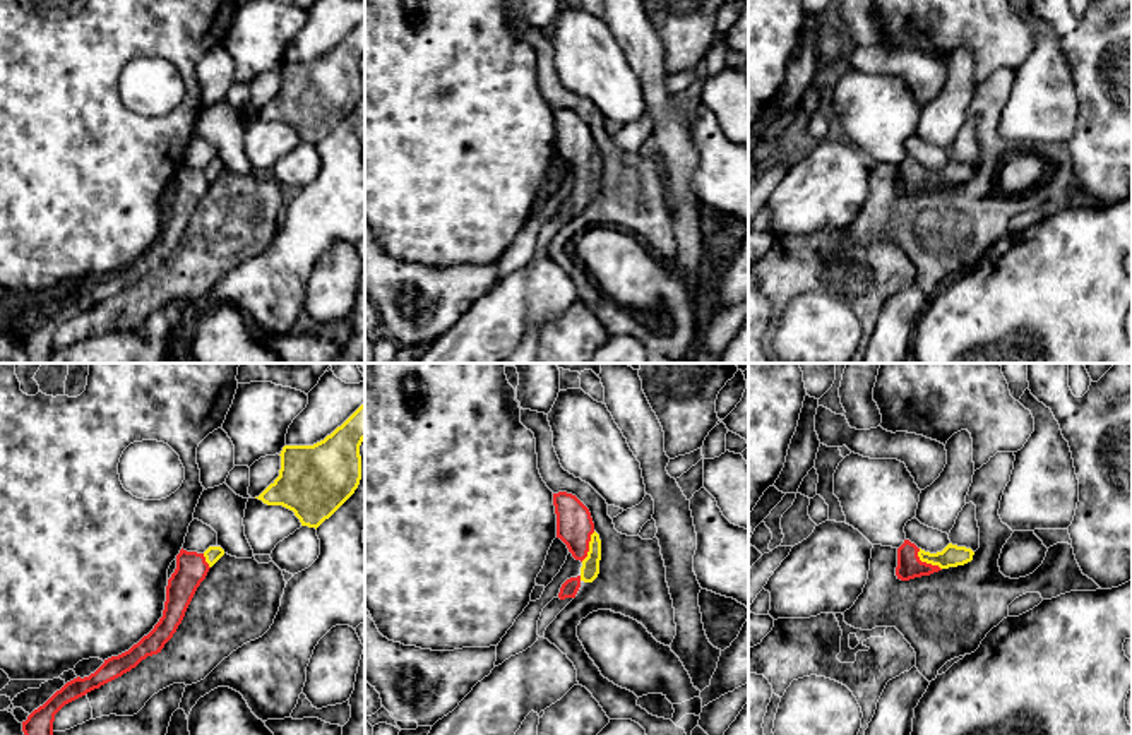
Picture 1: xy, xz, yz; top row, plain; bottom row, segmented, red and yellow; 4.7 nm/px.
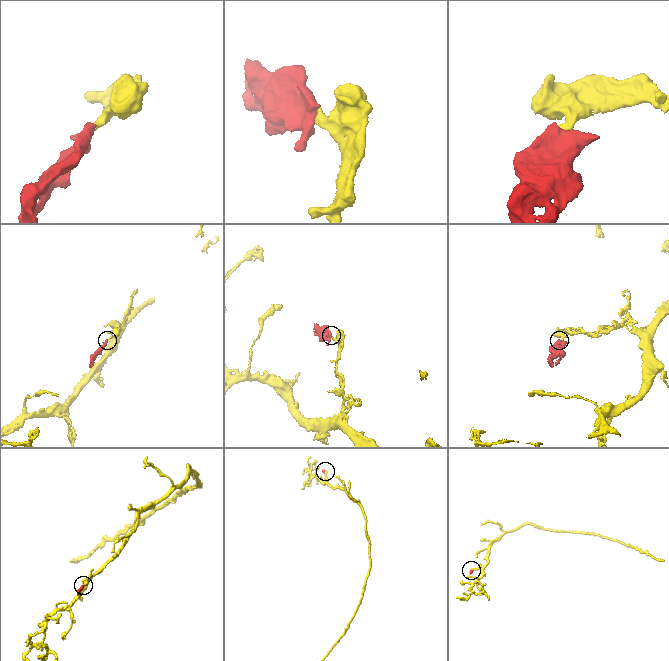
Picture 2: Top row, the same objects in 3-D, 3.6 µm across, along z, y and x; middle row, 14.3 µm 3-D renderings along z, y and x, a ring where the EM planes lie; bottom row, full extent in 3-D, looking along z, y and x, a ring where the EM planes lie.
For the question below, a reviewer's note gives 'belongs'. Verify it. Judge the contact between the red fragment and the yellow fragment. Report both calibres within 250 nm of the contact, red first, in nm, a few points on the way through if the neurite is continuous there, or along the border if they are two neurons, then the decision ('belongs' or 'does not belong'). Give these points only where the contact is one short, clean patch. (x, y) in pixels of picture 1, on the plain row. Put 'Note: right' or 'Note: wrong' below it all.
calibres 120 and 110 nm; way yz (910, 182), (913, 179), (925, 179), (937, 179), (953, 172); belongs
Note: right

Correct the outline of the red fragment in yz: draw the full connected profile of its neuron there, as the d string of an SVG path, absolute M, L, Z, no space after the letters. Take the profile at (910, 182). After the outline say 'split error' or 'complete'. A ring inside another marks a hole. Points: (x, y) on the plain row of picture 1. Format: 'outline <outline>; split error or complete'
outline M909 156L897 164L896 192L901 197L909 197L921 192L930 192L942 185L964 182L973 176L974 168L966 163L949 159L942 168L930 170L918 164Z; split error

